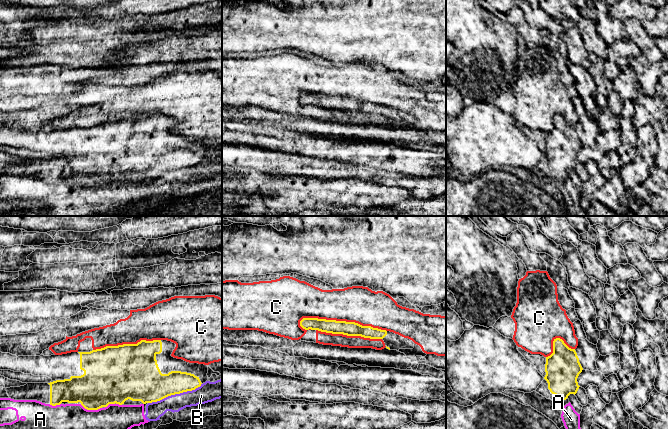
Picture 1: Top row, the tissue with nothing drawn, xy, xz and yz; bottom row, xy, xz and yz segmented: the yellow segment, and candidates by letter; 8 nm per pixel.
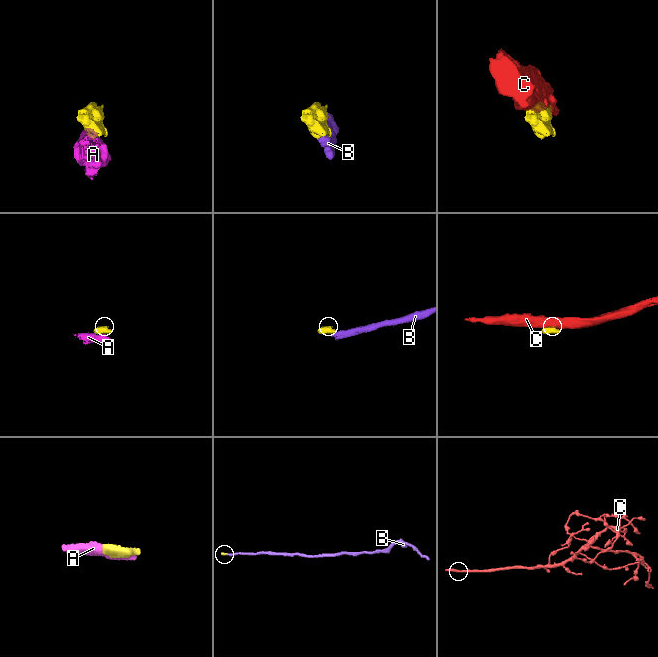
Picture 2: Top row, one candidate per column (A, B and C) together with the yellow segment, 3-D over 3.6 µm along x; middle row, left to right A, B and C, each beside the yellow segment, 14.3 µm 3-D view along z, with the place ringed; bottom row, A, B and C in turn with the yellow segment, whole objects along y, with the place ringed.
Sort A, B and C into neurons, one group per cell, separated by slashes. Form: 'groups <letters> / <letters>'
groups A B / C

